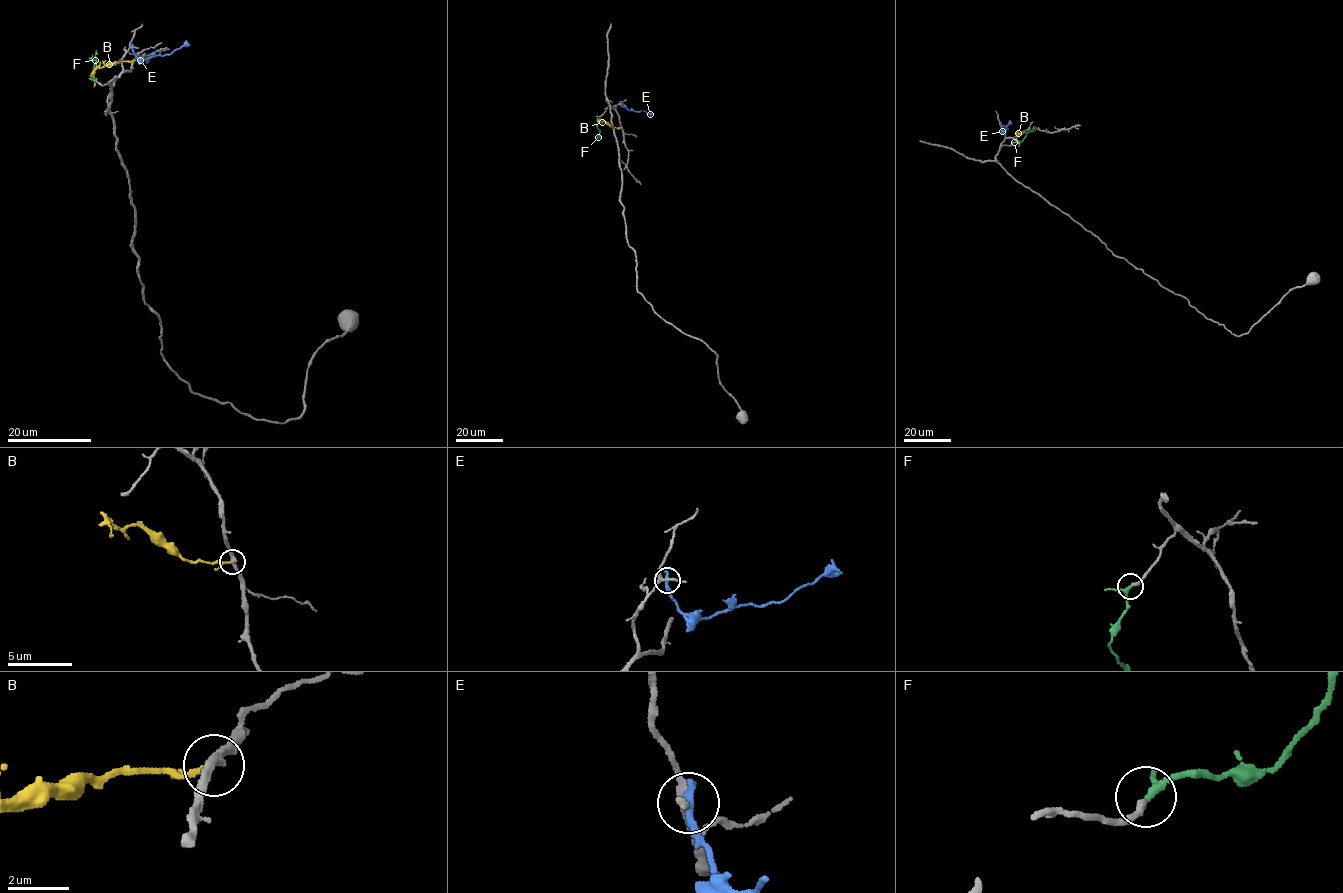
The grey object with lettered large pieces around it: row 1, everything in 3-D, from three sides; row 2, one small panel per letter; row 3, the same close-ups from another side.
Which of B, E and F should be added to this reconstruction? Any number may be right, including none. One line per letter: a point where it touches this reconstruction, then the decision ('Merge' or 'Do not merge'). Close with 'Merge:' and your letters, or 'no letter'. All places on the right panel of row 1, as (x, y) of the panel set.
B: Touches grey at (1024, 132). Do not merge
E: Touches grey at (1000, 124). Do not merge
F: Touches grey at (1011, 144). Merge
Merge: F

